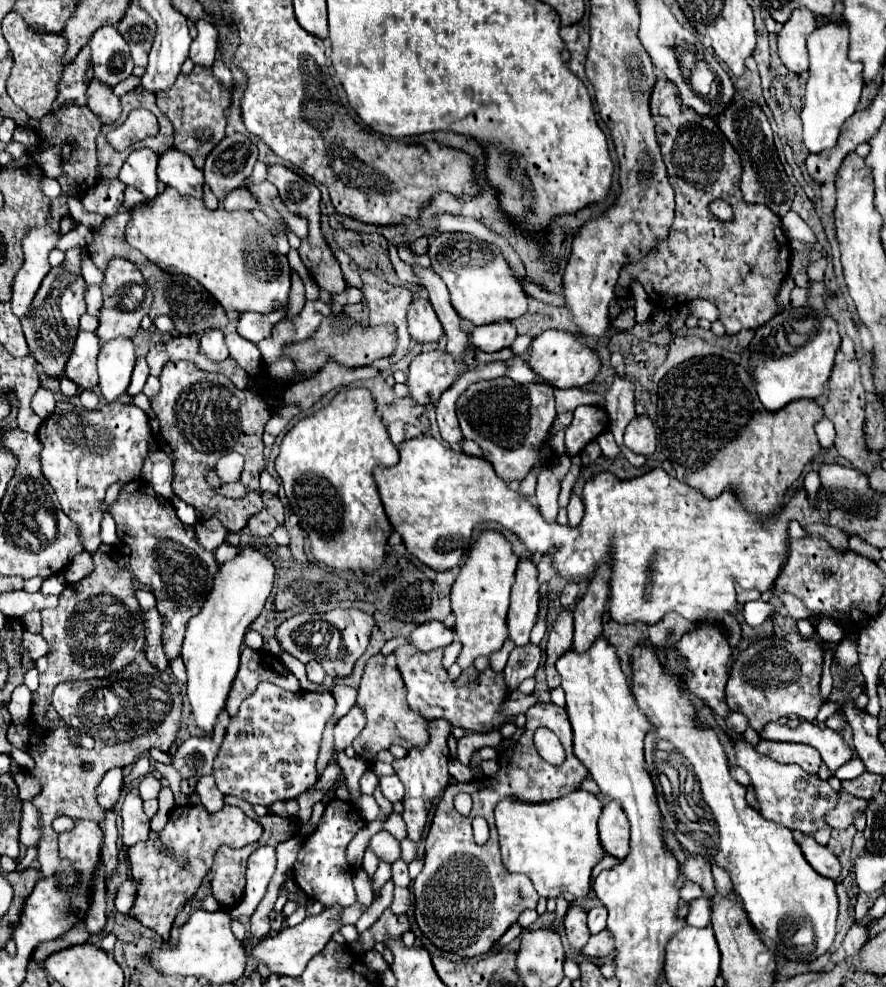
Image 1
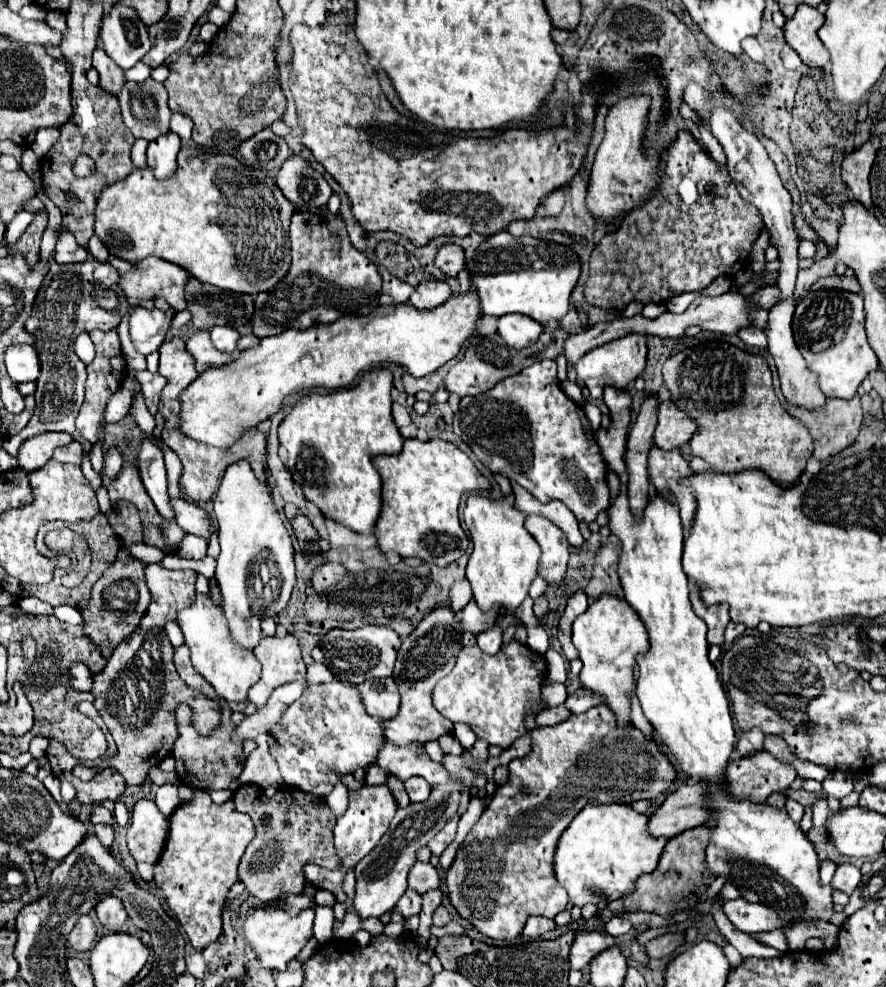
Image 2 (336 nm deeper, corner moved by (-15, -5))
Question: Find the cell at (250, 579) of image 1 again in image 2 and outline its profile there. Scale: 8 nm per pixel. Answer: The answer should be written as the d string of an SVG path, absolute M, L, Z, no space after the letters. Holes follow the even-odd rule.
M237 461L231 467L227 467L227 471L221 479L217 497L213 501L213 511L217 515L219 541L221 541L221 555L217 557L217 571L215 571L217 583L221 589L221 611L223 611L223 617L227 619L231 639L243 649L253 649L259 645L259 639L263 639L261 621L281 613L289 603L291 591L295 587L293 543L275 511L267 483L259 481L253 475L247 461Z

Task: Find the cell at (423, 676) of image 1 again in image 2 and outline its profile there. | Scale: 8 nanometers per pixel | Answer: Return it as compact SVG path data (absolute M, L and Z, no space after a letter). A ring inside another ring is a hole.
M505 643L497 655L485 655L477 645L463 647L453 671L433 689L433 703L453 723L465 723L477 739L509 749L515 739L527 733L523 717L539 701L545 681L545 661L527 645Z

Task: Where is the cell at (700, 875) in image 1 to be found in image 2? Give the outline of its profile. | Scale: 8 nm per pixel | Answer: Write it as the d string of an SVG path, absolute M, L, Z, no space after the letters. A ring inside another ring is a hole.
M743 897L723 903L723 911L729 921L743 933L759 933L759 931L773 931L787 925L777 917L777 913L761 903L749 903Z

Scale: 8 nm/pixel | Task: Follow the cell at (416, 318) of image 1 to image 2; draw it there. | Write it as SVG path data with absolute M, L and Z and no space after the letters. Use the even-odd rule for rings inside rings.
M421 281L421 285L413 291L409 297L409 303L417 309L435 309L437 305L443 305L451 297L451 289L443 281Z

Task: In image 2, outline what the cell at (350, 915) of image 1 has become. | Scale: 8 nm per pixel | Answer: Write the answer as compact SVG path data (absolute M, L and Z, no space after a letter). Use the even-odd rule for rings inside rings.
M407 889L403 893L403 897L399 899L399 903L395 905L395 911L401 913L403 917L411 917L411 915L417 915L421 911L421 895Z

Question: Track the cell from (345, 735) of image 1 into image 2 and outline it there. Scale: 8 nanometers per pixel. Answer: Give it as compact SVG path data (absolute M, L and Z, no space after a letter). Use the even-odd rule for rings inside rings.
M391 677L385 679L371 679L359 685L359 693L363 705L371 717L379 717L389 721L399 711L399 691Z

